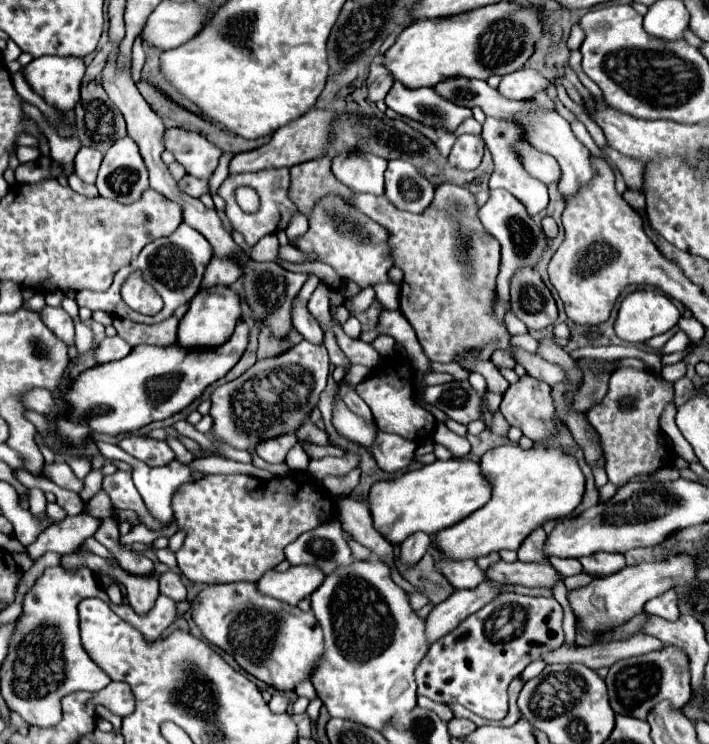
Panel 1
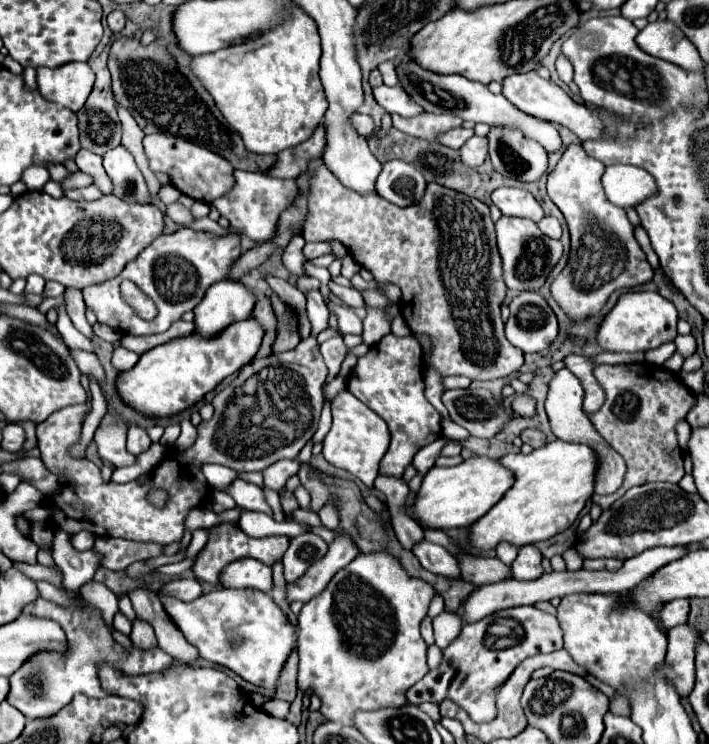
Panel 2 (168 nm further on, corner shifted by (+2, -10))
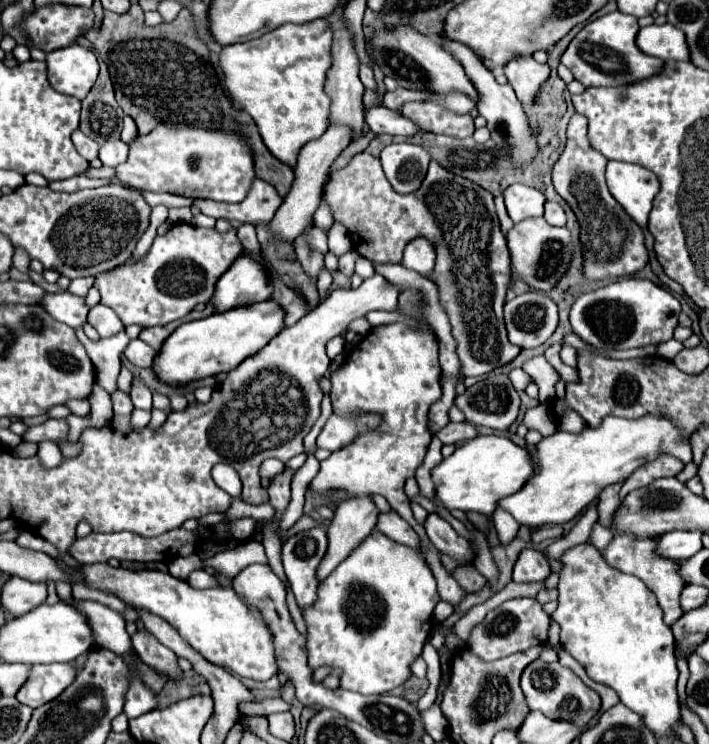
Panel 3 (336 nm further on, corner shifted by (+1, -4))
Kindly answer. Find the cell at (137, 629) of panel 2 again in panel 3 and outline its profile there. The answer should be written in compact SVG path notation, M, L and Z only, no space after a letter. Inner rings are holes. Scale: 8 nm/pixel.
M137 630L137 632L131 636L131 642L133 642L133 648L135 648L137 656L139 656L145 664L153 666L153 668L159 670L159 672L169 674L171 680L175 680L175 678L181 676L181 670L177 668L177 656L175 656L169 648L165 648L151 632L147 632L147 630Z

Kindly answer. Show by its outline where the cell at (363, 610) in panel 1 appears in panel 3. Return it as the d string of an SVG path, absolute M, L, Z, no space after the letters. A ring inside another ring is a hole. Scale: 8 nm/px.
M375 530L319 584L315 604L301 610L307 624L307 662L311 668L341 668L339 688L343 690L365 696L389 692L411 678L411 664L421 656L429 630L433 630L431 614L437 602L437 584L423 554Z

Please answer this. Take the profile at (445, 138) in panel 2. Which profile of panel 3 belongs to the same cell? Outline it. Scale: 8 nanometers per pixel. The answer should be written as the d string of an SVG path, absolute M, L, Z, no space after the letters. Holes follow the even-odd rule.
M409 102L403 106L401 114L413 120L421 130L427 130L431 134L469 138L475 132L473 118L469 114L451 114L449 110L443 110L433 102Z

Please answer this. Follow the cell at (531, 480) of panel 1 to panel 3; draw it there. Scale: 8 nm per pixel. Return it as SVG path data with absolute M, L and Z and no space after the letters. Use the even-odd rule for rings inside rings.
M607 416L599 428L587 426L579 434L557 430L543 438L531 456L537 460L537 470L519 492L497 502L497 508L507 510L519 526L531 530L545 524L565 524L573 520L585 506L589 506L601 490L613 482L627 480L641 462L657 458L659 452L667 452L691 462L691 446L687 438L681 438L669 418L643 416L639 420L627 420Z

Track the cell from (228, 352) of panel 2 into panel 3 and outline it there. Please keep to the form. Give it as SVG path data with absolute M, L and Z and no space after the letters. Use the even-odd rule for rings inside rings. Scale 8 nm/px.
M265 300L182 324L163 342L153 360L153 372L167 386L185 386L195 380L229 372L279 334L283 316L283 310L273 300Z

